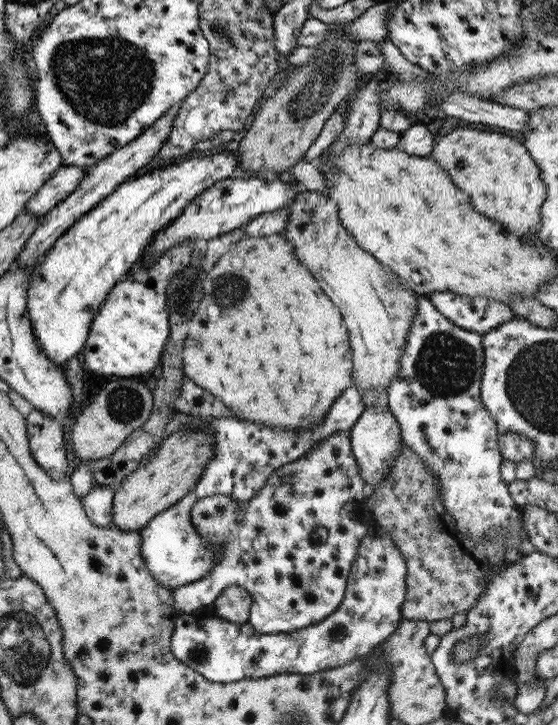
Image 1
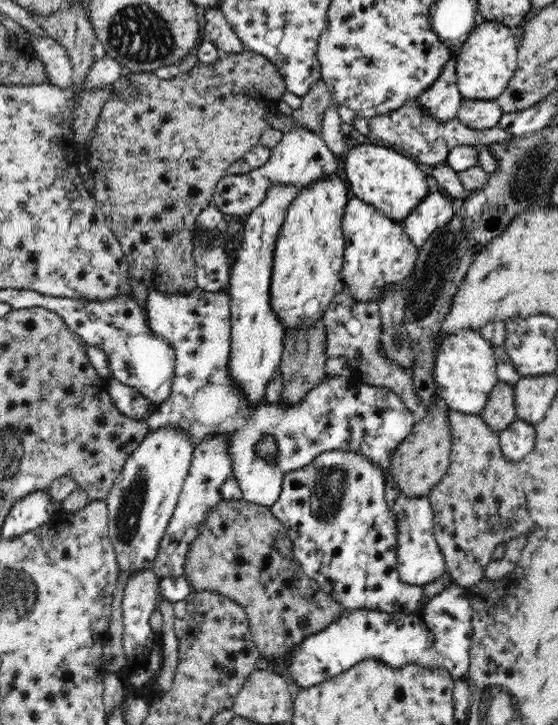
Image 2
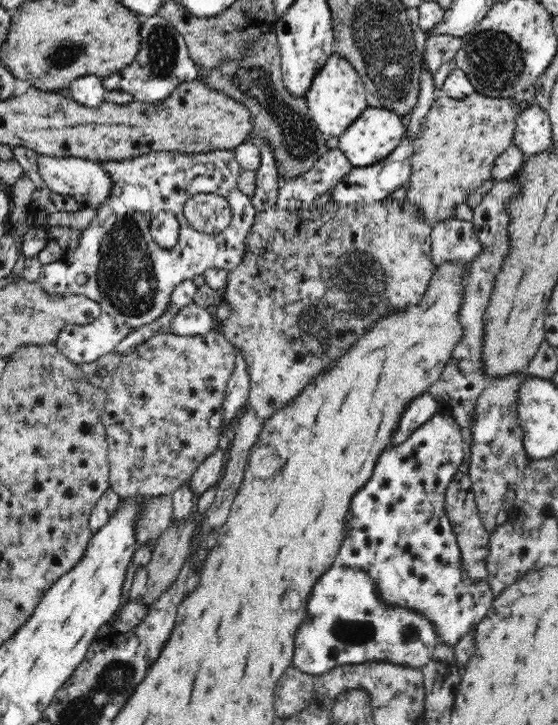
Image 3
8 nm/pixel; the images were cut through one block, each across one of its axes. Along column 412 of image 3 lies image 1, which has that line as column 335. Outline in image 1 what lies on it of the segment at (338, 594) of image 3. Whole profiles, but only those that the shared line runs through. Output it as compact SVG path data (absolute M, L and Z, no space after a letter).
M370 522L367 527L367 532L365 536L361 538L359 544L356 546L356 555L353 559L349 574L347 575L347 582L344 588L345 594L343 595L343 600L339 603L339 606L331 613L327 618L321 620L317 624L312 624L311 626L300 628L299 630L294 630L293 632L283 632L277 634L261 634L257 632L251 625L247 622L245 623L232 623L217 616L211 615L203 607L199 609L192 610L188 613L180 612L178 617L174 617L173 628L170 636L170 651L179 663L183 663L185 666L191 668L203 676L205 680L209 680L215 683L227 683L227 682L237 682L243 679L257 679L266 676L273 676L275 674L313 674L331 668L337 668L338 666L343 666L345 663L349 663L354 659L359 659L366 656L371 650L379 645L383 640L385 640L397 627L398 624L403 619L400 615L401 605L404 599L404 594L406 591L406 564L403 555L400 550L395 546L393 539L383 530L383 528L377 526L375 523Z

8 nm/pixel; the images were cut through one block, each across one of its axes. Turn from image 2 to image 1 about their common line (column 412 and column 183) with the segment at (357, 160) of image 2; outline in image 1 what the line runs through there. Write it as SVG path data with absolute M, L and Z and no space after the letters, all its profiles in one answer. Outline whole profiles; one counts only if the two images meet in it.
M236 150L217 151L216 154L211 153L202 158L180 158L122 182L113 193L107 195L90 212L86 212L75 221L41 256L30 276L30 283L26 290L27 314L40 351L60 367L67 359L81 352L95 313L113 285L138 262L151 235L173 220L185 205L201 194L205 188L211 188L210 186L218 180L239 174Z

